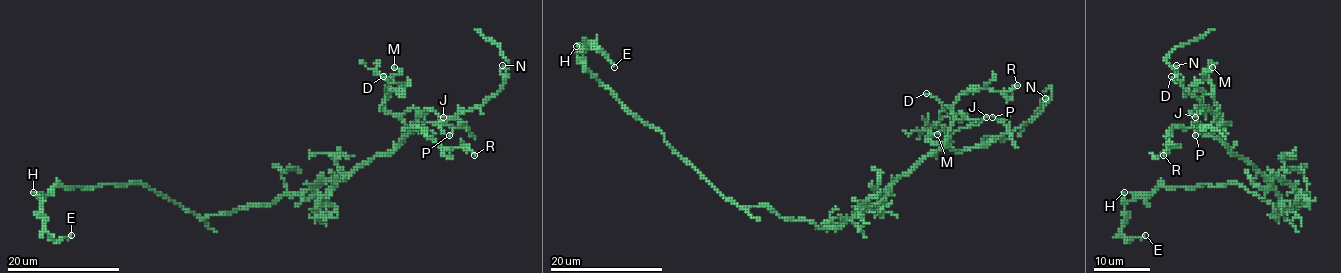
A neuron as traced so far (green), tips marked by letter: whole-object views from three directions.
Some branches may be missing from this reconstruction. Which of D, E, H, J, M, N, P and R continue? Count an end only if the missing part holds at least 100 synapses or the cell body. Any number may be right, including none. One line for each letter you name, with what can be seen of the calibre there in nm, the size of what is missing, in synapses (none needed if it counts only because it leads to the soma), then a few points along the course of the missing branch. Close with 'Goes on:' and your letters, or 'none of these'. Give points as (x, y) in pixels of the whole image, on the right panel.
Goes on: none of these

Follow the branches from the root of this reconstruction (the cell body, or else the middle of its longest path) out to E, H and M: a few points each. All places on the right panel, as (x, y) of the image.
E: (1306, 197), (1285, 217), (1271, 203), (1236, 183), (1157, 187), (1124, 206), (1121, 232), (1128, 239), (1145, 235)
H: (1306, 197), (1285, 217), (1271, 203), (1236, 183), (1157, 187), (1129, 201), (1124, 199), (1124, 192)
M: (1306, 197), (1291, 183), (1264, 176), (1225, 144), (1225, 123), (1211, 95), (1212, 84), (1202, 75), (1212, 67)

